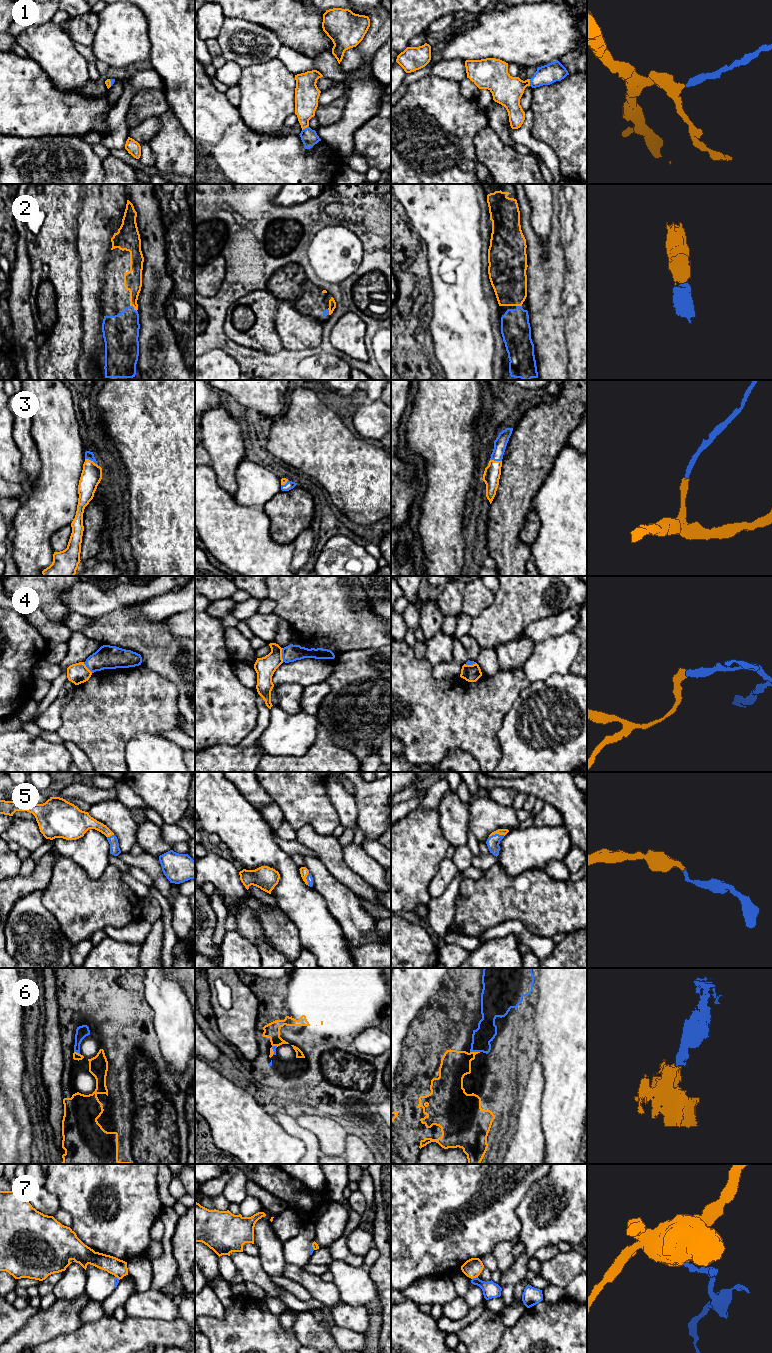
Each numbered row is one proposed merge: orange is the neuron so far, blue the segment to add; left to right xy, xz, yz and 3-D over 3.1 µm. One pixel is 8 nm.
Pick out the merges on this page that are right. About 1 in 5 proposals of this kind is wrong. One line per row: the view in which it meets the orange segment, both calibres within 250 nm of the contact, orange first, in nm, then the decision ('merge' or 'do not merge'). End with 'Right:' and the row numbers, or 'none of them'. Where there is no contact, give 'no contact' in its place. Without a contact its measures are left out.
1: contact in xz; calibres 190 and 140 nm; merge
2: contact in xy; calibres 140 and 280 nm; merge
3: contact in xy; calibres 170 and 70 nm; merge
4: contact in xz; calibres 160 and 140 nm; do not merge
5: contact in yz; calibres 50 and 100 nm; merge
6: contact in yz; calibres 220 and 160 nm; merge
7: contact in yz; calibres 150 and 130 nm; do not merge
Right: 1, 2, 3, 5, 6

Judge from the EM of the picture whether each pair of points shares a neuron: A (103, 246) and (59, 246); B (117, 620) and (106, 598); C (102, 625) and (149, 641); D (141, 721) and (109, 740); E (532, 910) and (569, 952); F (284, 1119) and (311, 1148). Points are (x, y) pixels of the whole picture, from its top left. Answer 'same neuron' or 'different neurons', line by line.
A: different neurons
B: different neurons
C: same neuron
D: same neuron
E: different neurons
F: same neuron

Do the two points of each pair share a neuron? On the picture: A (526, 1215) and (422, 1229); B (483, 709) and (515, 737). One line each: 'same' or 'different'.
A: different
B: different

